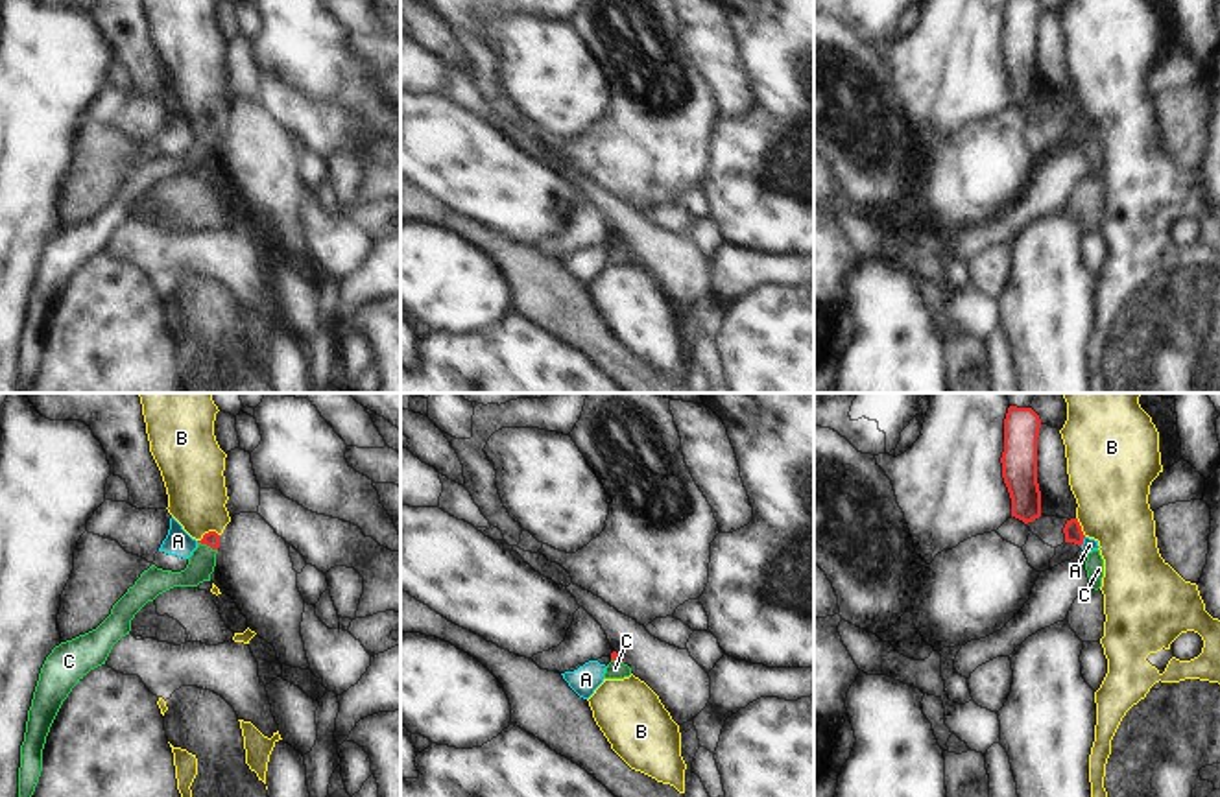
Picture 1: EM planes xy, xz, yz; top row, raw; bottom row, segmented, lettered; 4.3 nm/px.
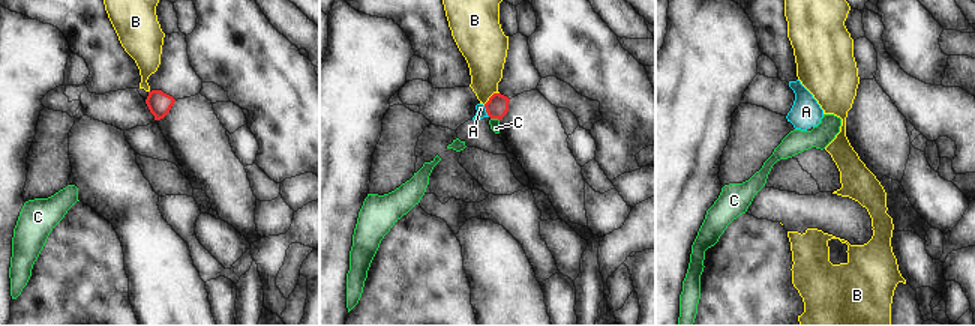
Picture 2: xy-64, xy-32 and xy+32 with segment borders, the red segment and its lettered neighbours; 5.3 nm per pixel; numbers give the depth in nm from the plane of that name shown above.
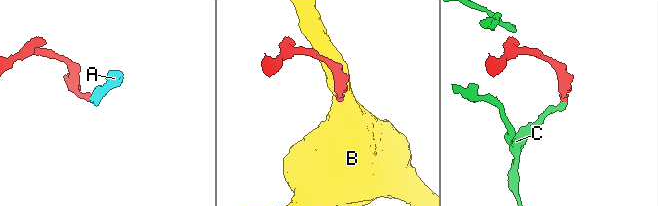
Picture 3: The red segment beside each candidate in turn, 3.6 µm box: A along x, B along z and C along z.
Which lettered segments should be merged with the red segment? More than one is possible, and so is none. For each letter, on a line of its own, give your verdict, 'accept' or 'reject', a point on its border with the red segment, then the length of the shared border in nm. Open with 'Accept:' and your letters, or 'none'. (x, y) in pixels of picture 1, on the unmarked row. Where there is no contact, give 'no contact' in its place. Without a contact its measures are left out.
Accept: C
A: reject; meets red in yz at (1082, 130); contact 50 nm long
B: reject; meets red in xy at (209, 118); contact 100 nm long
C: accept; meets red in xy at (207, 131); contact 100 nm long

